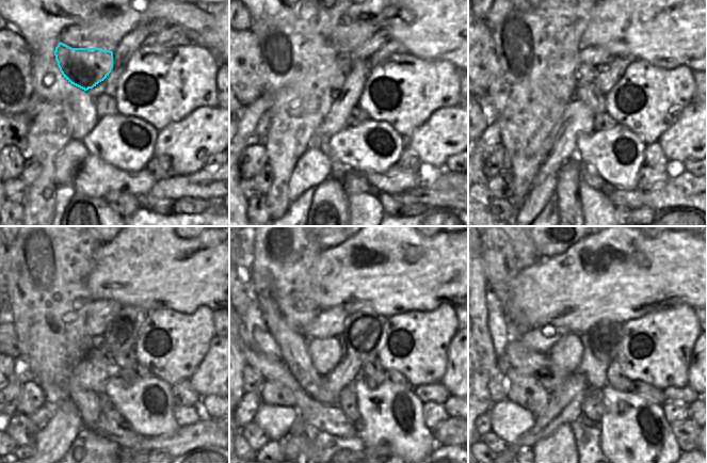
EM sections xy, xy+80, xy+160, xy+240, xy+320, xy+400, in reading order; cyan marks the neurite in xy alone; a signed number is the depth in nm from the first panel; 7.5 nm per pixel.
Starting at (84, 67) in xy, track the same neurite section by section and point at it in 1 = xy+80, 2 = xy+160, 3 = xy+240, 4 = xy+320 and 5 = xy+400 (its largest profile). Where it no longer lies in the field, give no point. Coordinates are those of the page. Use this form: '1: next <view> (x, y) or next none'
1: next xy+80 (343, 60)
2: next xy+160 (589, 94)
3: next xy+240 (125, 357)
4: next xy+320 (371, 368)
5: next xy+400 (616, 378)

